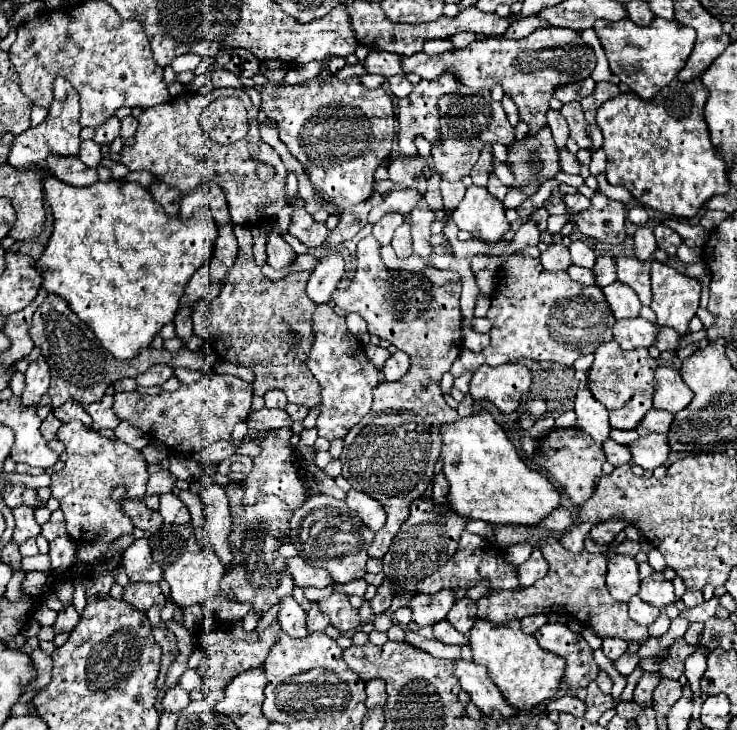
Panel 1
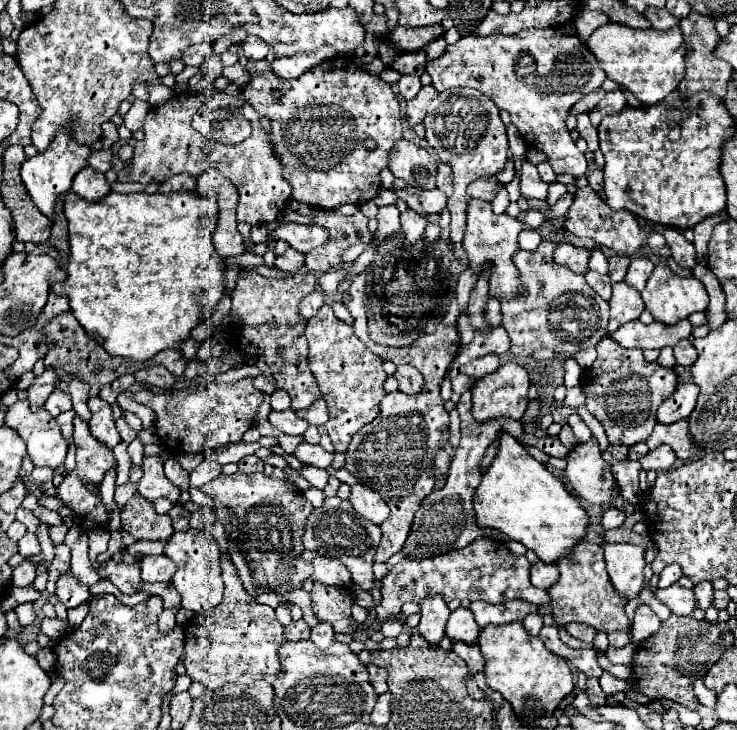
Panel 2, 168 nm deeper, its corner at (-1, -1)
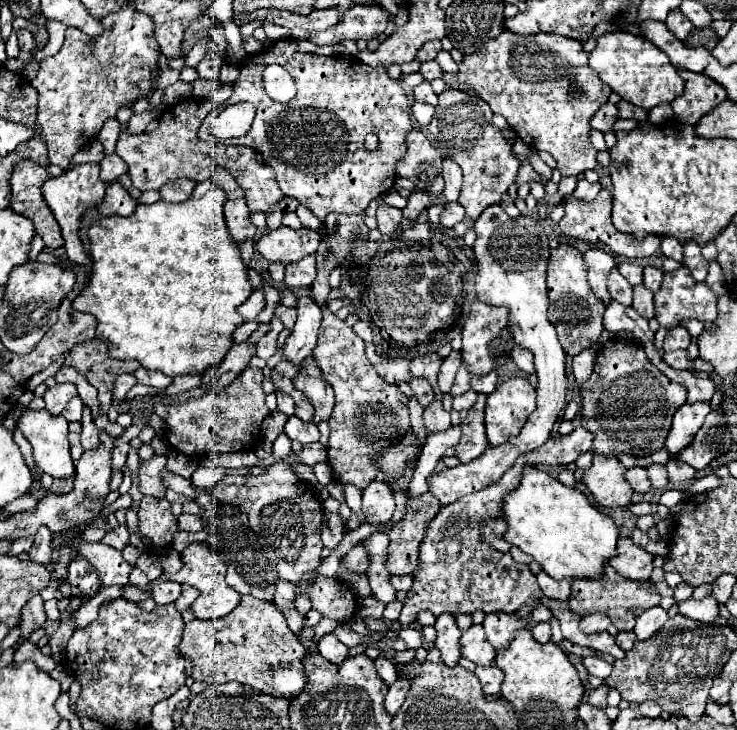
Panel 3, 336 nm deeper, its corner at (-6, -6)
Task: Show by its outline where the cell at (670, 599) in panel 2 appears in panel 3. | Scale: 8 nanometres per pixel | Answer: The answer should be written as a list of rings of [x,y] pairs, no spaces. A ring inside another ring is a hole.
[[[705,597],[701,601],[687,599],[687,601],[679,603],[679,613],[693,619],[693,621],[711,623],[719,617],[719,603],[713,597]]]

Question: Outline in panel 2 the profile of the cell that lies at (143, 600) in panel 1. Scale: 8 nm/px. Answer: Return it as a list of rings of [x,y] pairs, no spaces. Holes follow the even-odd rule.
[[[108,560],[102,568],[98,568],[98,574],[106,580],[110,580],[124,596],[132,596],[138,592],[138,588],[144,584],[140,578],[140,568],[138,564],[116,564],[112,560]]]

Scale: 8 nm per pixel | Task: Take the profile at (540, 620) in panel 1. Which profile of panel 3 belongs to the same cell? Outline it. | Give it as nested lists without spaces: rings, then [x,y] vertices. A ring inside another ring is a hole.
[[[539,623],[539,625],[535,625],[535,627],[531,629],[531,633],[533,633],[533,637],[535,637],[539,643],[549,643],[549,641],[551,641],[551,627],[549,627],[549,623]]]

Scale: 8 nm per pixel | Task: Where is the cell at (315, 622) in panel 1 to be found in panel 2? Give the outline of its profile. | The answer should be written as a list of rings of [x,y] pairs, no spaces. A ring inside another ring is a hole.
[[[318,622],[314,628],[310,628],[310,640],[320,648],[326,650],[334,642],[334,630],[328,622]]]

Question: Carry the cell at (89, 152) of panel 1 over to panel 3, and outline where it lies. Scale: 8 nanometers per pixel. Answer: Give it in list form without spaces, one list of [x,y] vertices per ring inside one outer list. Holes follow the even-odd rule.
[[[107,155],[101,161],[101,179],[107,181],[117,181],[121,175],[127,173],[127,163],[123,163],[123,159],[119,159],[117,155]]]

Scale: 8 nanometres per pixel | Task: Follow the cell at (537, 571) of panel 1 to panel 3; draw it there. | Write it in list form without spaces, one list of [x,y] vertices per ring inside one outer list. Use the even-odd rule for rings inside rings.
[[[539,573],[537,575],[537,581],[539,581],[539,587],[541,591],[549,597],[549,599],[559,599],[559,601],[567,601],[569,595],[571,595],[571,581],[563,579],[563,581],[555,581],[551,579],[547,573]]]

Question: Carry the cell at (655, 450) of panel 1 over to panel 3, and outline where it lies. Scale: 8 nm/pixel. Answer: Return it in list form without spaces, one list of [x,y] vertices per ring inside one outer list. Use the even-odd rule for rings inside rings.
[[[671,459],[667,461],[667,473],[669,473],[669,481],[671,483],[681,483],[681,481],[689,481],[695,477],[695,469],[689,467],[687,463],[679,461],[679,459]]]

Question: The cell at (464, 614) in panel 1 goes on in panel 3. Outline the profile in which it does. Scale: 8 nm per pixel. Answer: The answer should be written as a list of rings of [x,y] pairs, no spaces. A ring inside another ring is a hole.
[[[473,625],[467,631],[463,631],[461,645],[463,645],[461,649],[463,649],[463,657],[465,659],[469,659],[469,661],[473,661],[475,665],[481,665],[481,667],[493,665],[497,651],[487,641],[483,625]]]

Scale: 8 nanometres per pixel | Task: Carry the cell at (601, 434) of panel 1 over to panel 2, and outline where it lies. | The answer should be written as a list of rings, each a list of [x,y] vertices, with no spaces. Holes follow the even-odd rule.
[[[608,444],[608,448],[602,452],[602,458],[608,462],[608,464],[616,464],[620,460],[624,460],[628,454],[628,446],[614,446],[614,444]]]

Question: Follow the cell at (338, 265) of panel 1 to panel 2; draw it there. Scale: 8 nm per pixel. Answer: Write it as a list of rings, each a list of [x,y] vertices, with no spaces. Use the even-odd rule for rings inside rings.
[[[314,290],[312,294],[308,294],[308,296],[300,302],[300,306],[298,306],[300,316],[306,318],[306,320],[310,320],[310,318],[318,312],[318,308],[320,308],[322,304],[324,304],[324,294],[322,294],[322,290]]]

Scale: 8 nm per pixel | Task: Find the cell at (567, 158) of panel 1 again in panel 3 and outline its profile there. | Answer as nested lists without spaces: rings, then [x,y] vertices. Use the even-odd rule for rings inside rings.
[[[503,31],[499,37],[487,41],[479,51],[467,55],[459,65],[459,73],[447,73],[443,79],[453,85],[455,81],[471,83],[485,103],[507,119],[517,137],[537,151],[547,151],[557,161],[561,175],[583,175],[587,169],[597,167],[597,149],[591,145],[591,115],[607,103],[611,89],[601,83],[599,75],[589,67],[587,53],[583,45],[575,39],[567,39],[551,33],[535,35],[515,35],[513,31]]]

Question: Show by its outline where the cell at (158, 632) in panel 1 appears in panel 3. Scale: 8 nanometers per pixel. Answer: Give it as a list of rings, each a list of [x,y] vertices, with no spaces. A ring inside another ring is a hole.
[[[185,583],[185,585],[181,585],[181,587],[183,587],[183,593],[181,593],[181,597],[177,599],[177,603],[175,603],[175,605],[177,605],[177,609],[179,609],[179,611],[185,611],[185,609],[187,609],[195,599],[197,599],[199,591],[195,591],[195,587],[191,587],[191,585],[187,585],[187,583]]]

